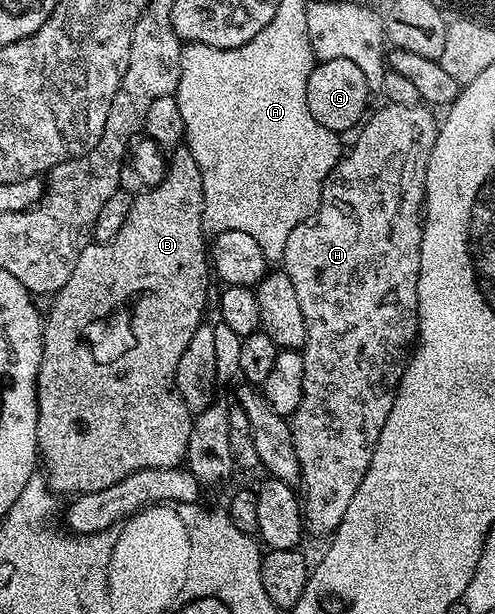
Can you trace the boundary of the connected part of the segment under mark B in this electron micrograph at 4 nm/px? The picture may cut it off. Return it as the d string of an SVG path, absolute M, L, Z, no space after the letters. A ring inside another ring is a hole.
M182 145L182 146L180 146L180 147L178 147L178 148L177 148L177 150L176 150L176 151L174 151L174 152L172 152L172 154L170 154L170 155L169 155L169 156L168 156L168 159L167 159L167 166L166 166L166 167L165 167L165 168L164 168L164 171L163 171L163 174L162 174L162 176L161 176L161 183L160 183L160 185L159 185L159 186L157 186L157 187L155 187L155 188L152 188L152 189L145 189L145 190L142 190L142 192L143 192L143 193L142 193L142 195L141 195L141 196L140 196L140 195L139 195L139 194L138 194L138 195L137 195L137 196L136 196L136 198L134 198L134 201L133 201L133 204L132 204L132 205L131 205L131 213L127 213L127 221L126 221L126 222L125 222L125 224L124 224L124 225L123 225L123 229L119 229L119 233L115 233L115 237L111 237L111 241L107 241L107 242L106 242L106 243L99 243L99 242L96 242L96 241L90 241L90 242L88 242L88 243L86 243L86 245L85 245L85 247L84 247L84 249L82 249L82 251L81 251L81 252L80 252L80 253L79 253L79 261L75 261L75 273L71 273L71 277L67 277L67 285L63 285L63 286L62 286L62 287L60 287L60 288L59 288L59 289L58 289L58 290L57 290L57 294L56 294L56 295L54 295L54 296L52 296L52 299L51 299L51 302L50 302L50 303L53 303L53 304L51 304L51 305L50 305L50 307L49 307L49 315L48 315L48 311L47 311L47 318L46 318L46 319L45 319L45 320L44 320L44 323L43 323L43 342L42 342L42 345L41 345L41 364L40 364L40 365L39 365L39 369L38 369L38 370L37 370L37 449L38 449L38 452L39 452L39 459L40 459L40 462L41 462L41 463L42 463L42 464L43 464L43 467L44 467L44 463L45 463L45 467L46 467L46 469L45 469L45 468L44 468L44 470L45 470L45 471L46 471L46 472L47 472L47 482L48 482L48 484L49 484L49 486L50 486L50 488L52 488L52 490L53 490L53 491L54 491L54 492L57 492L57 491L73 491L73 492L72 492L72 493L88 493L88 492L91 492L91 491L102 491L102 490L103 490L103 489L107 489L107 488L108 488L108 487L110 487L110 486L111 486L111 485L115 485L115 484L116 484L116 483L118 483L118 482L119 482L119 481L123 481L123 480L124 480L124 479L125 479L125 478L127 478L127 476L128 476L128 475L130 475L130 474L131 474L131 473L135 473L135 472L136 472L136 471L138 471L138 470L139 470L139 469L147 469L147 468L148 468L148 467L180 467L180 466L182 466L182 463L183 463L183 460L184 460L184 459L185 459L185 454L186 454L186 453L187 453L187 449L188 449L188 448L189 448L189 438L190 438L190 437L191 437L191 429L192 429L192 428L193 428L193 421L194 421L194 416L193 416L193 415L192 415L192 414L191 414L191 413L190 413L190 411L189 411L189 410L188 410L188 409L187 409L187 405L183 405L183 397L179 397L179 389L178 389L178 388L177 388L177 366L178 366L178 365L179 365L179 357L183 357L183 349L187 349L187 345L188 345L188 344L189 344L189 342L191 342L191 336L192 336L192 335L193 335L193 334L194 334L194 333L195 333L195 329L199 329L199 328L200 328L200 327L201 327L201 325L202 325L202 322L203 322L203 320L204 320L204 319L205 319L205 318L206 318L206 315L205 315L205 286L207 286L207 285L208 285L208 283L209 283L209 279L210 279L210 280L211 280L211 259L210 259L210 256L209 256L209 255L208 255L208 254L207 254L207 236L206 236L206 233L205 233L205 230L204 230L204 229L203 229L203 205L204 205L204 204L205 204L205 198L204 198L204 197L203 197L203 177L202 177L202 176L201 176L201 174L200 174L200 173L199 173L199 165L198 165L198 164L197 164L197 162L196 162L196 161L195 161L195 157L194 157L194 156L193 156L193 154L192 154L192 153L191 153L191 152L190 152L190 151L189 151L189 148L188 148L188 146L185 146L185 145ZM129 337L133 337L133 433L119 433L119 417L113 417L113 351L129 351Z

